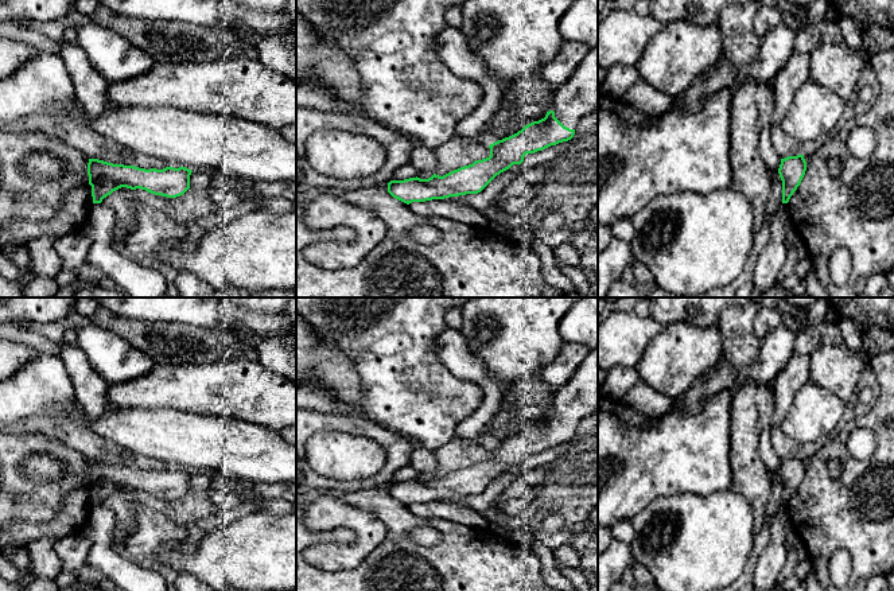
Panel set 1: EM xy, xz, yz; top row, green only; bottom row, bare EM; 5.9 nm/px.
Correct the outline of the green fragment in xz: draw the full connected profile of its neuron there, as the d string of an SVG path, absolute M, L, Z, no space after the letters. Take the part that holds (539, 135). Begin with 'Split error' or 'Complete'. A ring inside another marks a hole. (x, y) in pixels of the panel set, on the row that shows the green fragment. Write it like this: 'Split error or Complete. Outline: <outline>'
Split error. Outline: M598 46L590 47L572 75L556 89L545 117L489 145L490 156L428 179L390 180L388 193L409 205L481 193L497 175L521 164L526 153L574 137L579 121L598 110Z

